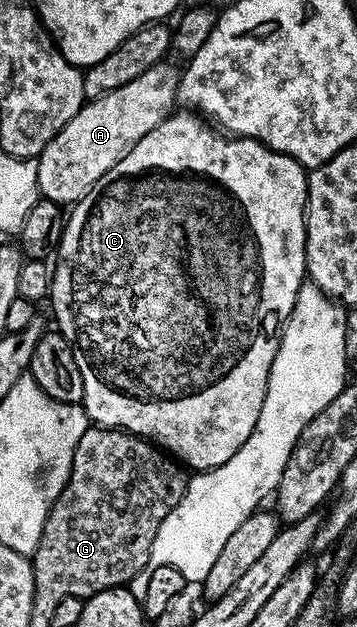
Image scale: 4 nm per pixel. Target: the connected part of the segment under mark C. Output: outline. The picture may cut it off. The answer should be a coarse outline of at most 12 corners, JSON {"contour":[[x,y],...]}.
{"contour":[[171,113],[73,203],[84,409],[191,471],[250,439],[307,167]]}

